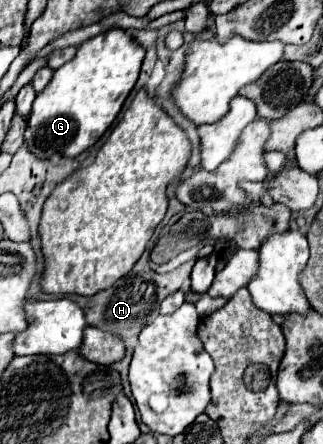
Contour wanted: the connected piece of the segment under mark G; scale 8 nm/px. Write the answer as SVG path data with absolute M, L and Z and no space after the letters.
M111 28L77 46L75 58L53 72L51 82L33 102L25 130L29 150L39 158L47 158L55 152L75 158L93 146L113 124L123 102L133 90L143 58L145 48L121 28Z

